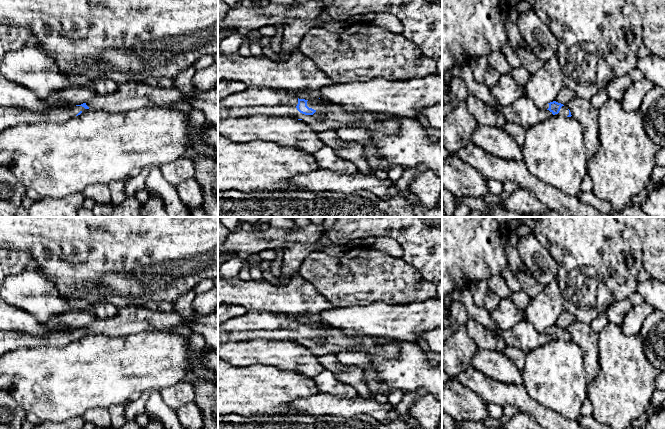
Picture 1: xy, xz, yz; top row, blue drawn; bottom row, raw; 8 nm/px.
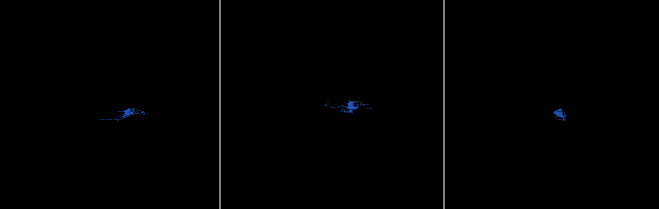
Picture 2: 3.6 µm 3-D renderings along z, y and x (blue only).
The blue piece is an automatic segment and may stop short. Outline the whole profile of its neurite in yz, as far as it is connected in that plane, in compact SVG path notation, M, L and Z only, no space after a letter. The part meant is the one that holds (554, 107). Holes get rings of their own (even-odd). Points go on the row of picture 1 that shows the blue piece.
M556 101L548 103L545 108L549 110L553 115L559 115L564 117L571 117L571 112L566 105L558 103Z

